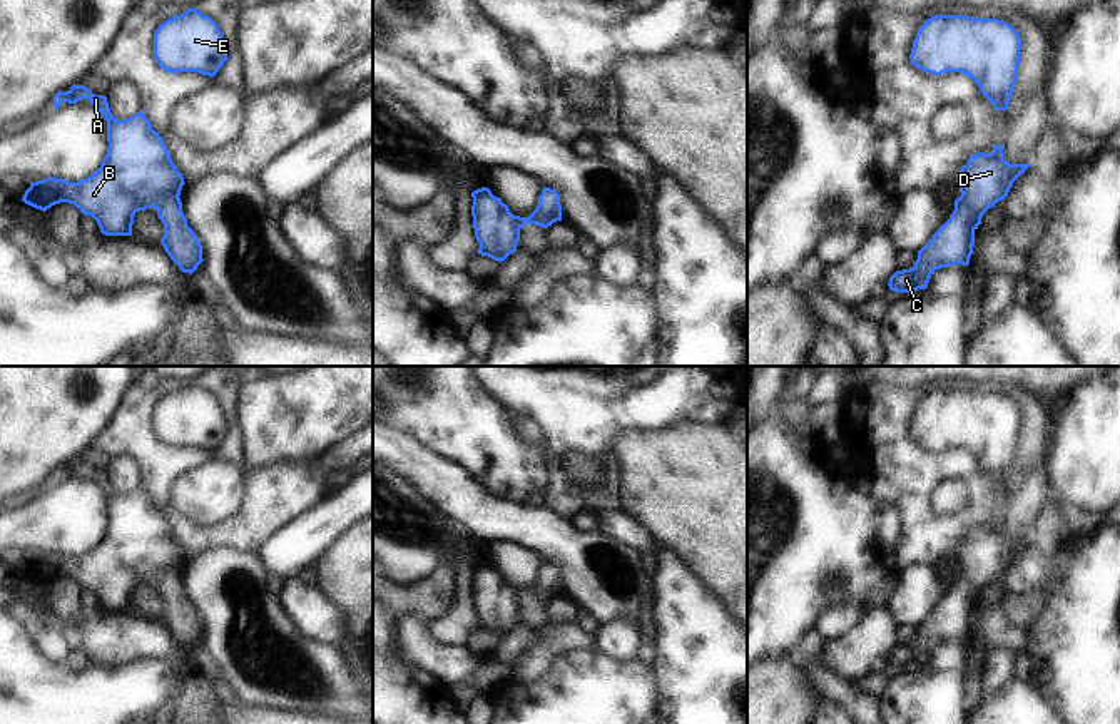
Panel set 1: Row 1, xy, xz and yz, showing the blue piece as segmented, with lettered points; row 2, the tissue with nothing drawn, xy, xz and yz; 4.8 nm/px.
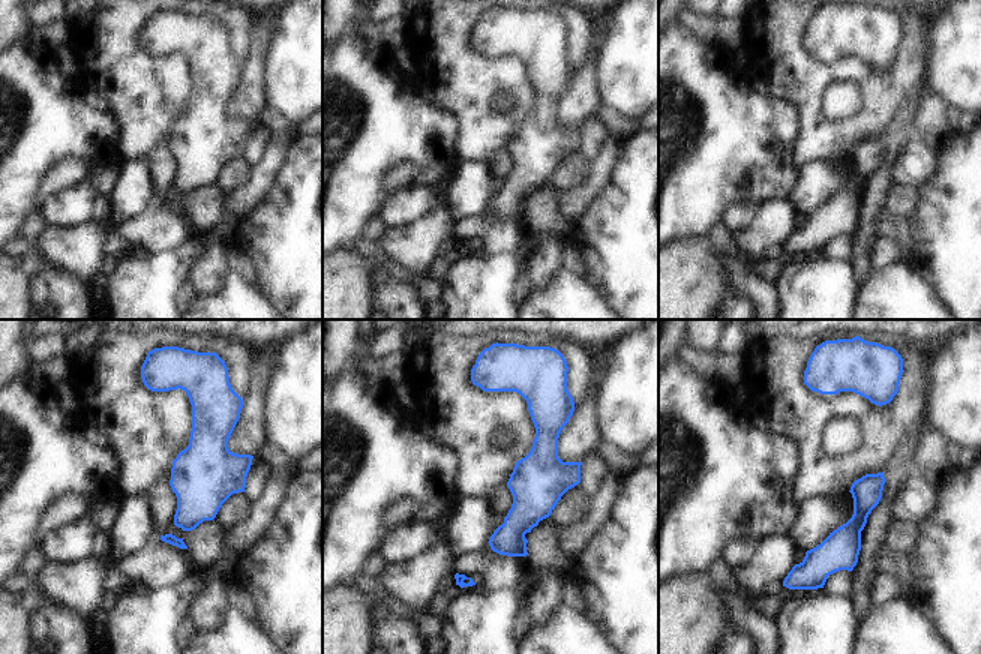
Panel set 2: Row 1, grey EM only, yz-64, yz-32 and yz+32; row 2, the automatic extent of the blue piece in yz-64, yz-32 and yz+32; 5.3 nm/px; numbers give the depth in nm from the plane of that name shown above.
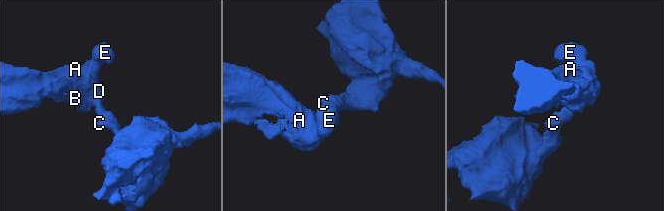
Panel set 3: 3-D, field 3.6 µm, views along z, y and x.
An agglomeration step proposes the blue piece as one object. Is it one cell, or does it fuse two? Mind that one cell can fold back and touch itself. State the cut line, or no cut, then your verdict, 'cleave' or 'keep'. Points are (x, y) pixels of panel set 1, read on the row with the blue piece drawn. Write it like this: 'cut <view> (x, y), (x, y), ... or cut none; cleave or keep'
cut none; keep

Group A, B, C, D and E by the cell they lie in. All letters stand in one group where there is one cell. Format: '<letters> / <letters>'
A B C D E

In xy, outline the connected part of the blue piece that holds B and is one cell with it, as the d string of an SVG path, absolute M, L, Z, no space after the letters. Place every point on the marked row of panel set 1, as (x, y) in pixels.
M72 85L67 92L57 92L53 95L53 107L59 109L62 102L77 104L82 99L87 99L107 120L109 147L100 167L79 182L52 176L30 182L22 201L43 212L60 202L74 204L82 214L92 216L105 236L132 236L134 216L139 211L154 207L164 224L160 244L182 273L192 274L204 261L202 246L196 232L187 226L182 212L179 196L186 182L174 166L162 137L152 129L144 110L129 119L117 120L110 114L107 97L92 94L85 85Z

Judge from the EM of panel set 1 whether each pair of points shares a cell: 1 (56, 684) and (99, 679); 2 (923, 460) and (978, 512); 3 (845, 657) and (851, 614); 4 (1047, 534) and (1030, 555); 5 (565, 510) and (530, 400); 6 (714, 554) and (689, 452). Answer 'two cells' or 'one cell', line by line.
1: one cell
2: one cell
3: two cells
4: two cells
5: one cell
6: one cell

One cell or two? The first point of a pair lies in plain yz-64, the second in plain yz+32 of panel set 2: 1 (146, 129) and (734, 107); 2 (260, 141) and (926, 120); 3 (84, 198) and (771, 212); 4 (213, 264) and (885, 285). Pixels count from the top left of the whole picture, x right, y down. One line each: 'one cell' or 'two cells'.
1: two cells
2: one cell
3: two cells
4: two cells

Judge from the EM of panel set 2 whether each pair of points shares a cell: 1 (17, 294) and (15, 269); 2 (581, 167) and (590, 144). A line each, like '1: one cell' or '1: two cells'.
1: one cell
2: two cells

